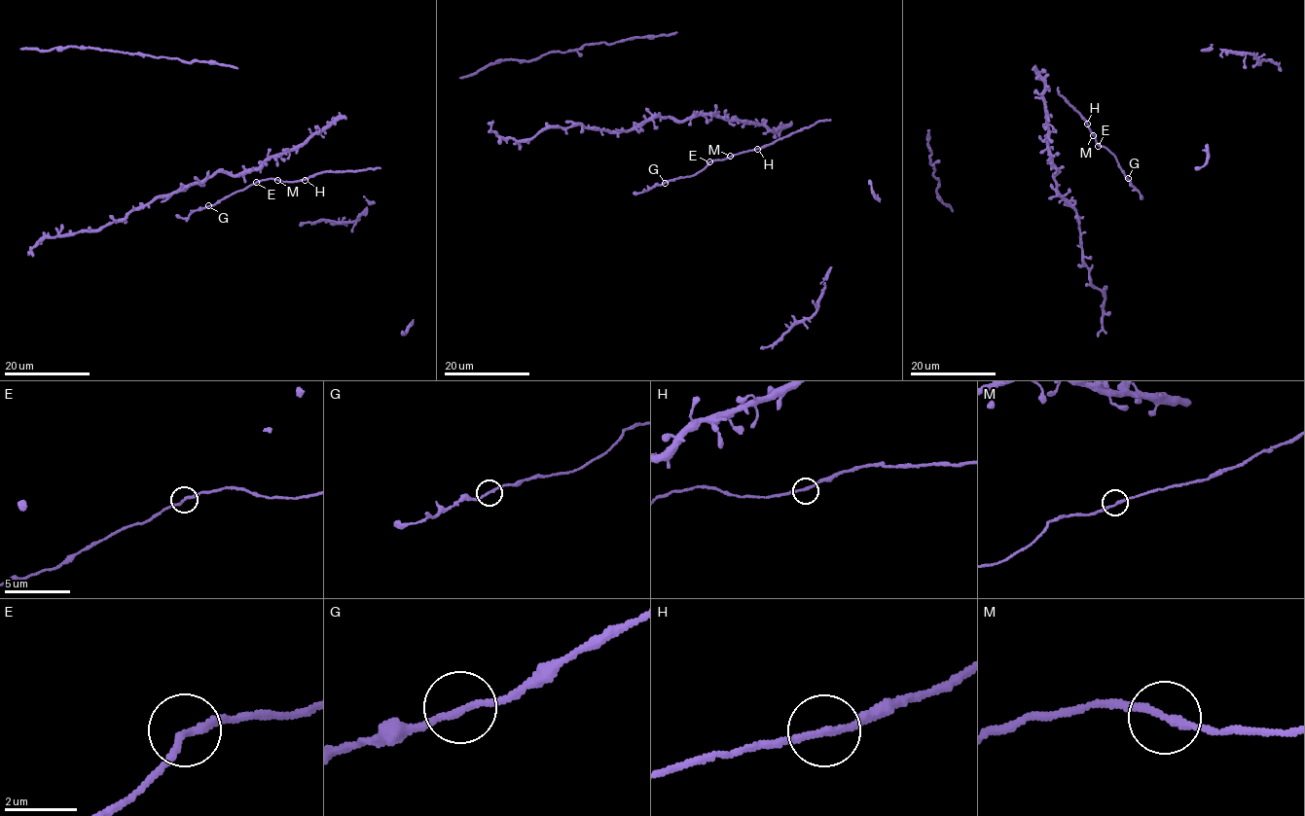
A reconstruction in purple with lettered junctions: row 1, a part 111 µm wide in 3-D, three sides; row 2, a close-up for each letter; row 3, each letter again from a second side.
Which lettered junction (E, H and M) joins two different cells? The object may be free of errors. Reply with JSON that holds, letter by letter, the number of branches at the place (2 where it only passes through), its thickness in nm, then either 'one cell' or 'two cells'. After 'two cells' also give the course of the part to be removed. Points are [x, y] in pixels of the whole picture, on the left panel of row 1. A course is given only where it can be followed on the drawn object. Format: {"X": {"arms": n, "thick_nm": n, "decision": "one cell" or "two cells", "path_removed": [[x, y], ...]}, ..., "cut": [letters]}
{"E": {"arms": 2, "thick_nm": 190, "decision": "two cells", "path_removed": [[256, 182], [192, 212], [186, 218], [176, 214]]}, "H": {"arms": 2, "thick_nm": 190, "decision": "one cell"}, "M": {"arms": 2, "thick_nm": 190, "decision": "one cell"}, "cut": ["E"]}

